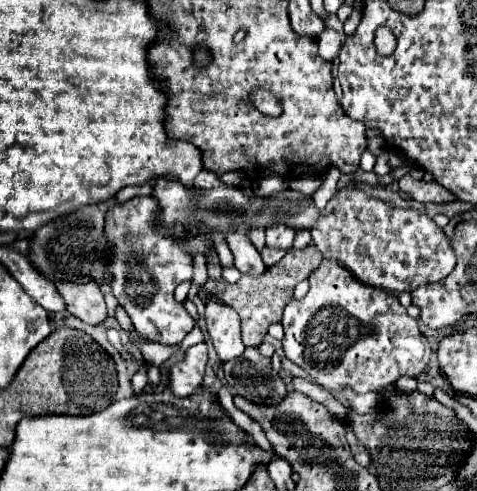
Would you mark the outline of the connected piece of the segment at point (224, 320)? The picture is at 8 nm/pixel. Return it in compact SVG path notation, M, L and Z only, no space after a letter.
M214 299L206 303L206 325L220 361L241 357L246 347L240 339L240 319L230 307Z

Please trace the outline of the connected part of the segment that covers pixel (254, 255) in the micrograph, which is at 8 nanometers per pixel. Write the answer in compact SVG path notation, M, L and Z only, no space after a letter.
M234 231L230 235L226 235L226 243L234 255L234 267L242 273L242 275L250 275L250 277L260 277L266 271L266 265L258 253L258 249L252 245L252 241L246 235L234 235Z

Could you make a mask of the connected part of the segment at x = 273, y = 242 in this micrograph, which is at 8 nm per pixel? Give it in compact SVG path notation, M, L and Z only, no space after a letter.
M274 223L274 227L266 229L266 245L272 249L290 249L296 231L286 227L286 223Z

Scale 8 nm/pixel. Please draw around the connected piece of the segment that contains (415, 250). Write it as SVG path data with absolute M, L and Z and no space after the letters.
M358 187L338 189L310 235L322 257L336 259L350 269L358 281L386 291L414 291L418 285L438 283L456 267L454 249L444 231L424 213L398 209L382 199L370 197Z

